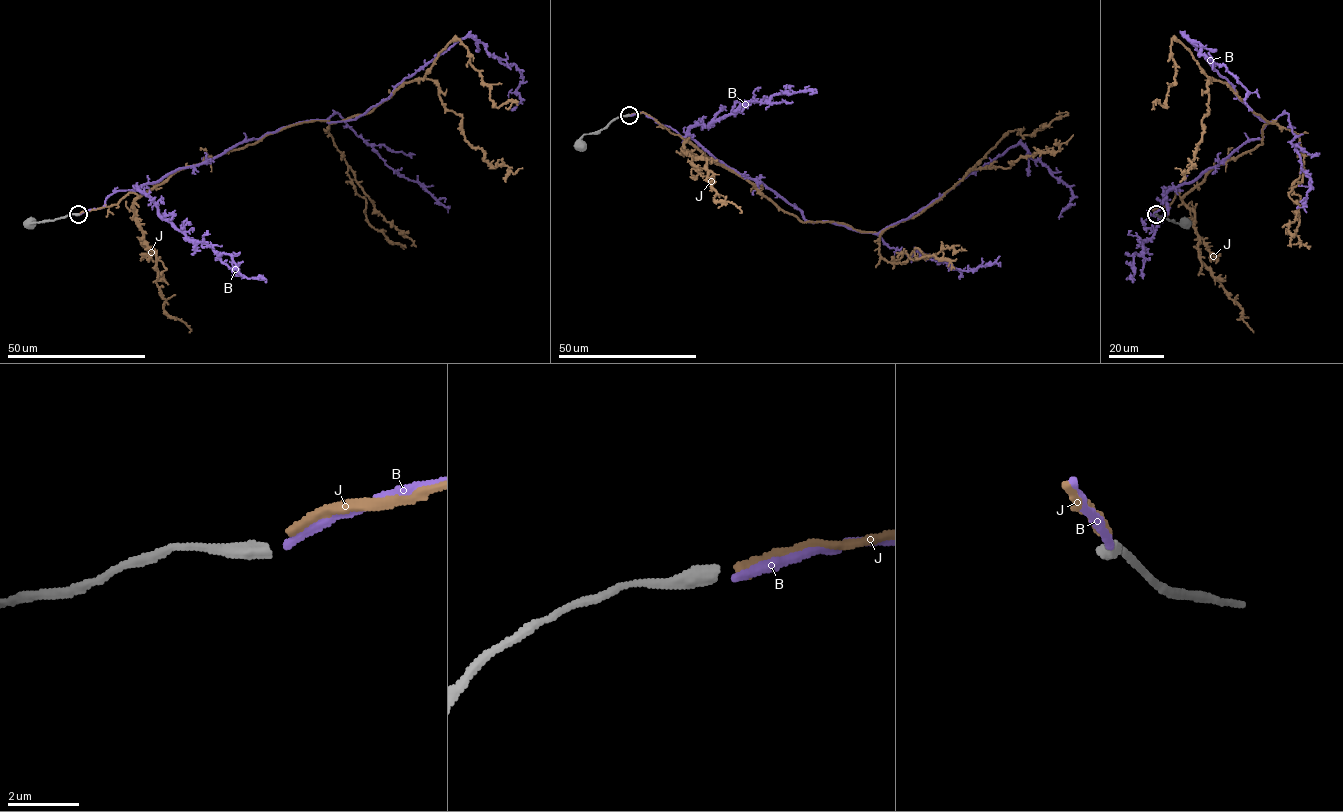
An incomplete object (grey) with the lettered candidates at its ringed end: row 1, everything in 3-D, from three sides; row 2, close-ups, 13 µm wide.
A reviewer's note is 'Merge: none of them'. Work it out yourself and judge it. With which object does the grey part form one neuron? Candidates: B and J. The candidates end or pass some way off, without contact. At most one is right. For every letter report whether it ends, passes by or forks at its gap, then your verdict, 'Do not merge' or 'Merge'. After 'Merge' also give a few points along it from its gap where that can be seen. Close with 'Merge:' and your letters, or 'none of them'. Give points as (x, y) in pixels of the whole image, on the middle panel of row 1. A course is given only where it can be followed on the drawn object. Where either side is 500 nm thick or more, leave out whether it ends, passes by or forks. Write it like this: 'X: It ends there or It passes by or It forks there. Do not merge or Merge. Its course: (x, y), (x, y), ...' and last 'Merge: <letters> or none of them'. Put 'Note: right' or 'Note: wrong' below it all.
B: It ends there. Merge. Its course: (630, 115), (644, 113), (690, 135), (812, 222), (877, 233), (1018, 143), (1069, 187), (1073, 198), (1062, 211)
J: It ends there. Do not merge
Merge: B
Note: wrong

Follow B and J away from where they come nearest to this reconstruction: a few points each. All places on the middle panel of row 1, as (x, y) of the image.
B: (630, 115), (644, 113), (690, 135), (812, 222), (877, 233), (1018, 143), (1069, 187), (1073, 198), (1062, 211)
J: (630, 114), (645, 112), (803, 222), (879, 233), (938, 200), (1009, 130), (1030, 135), (1067, 113), (1056, 113)

